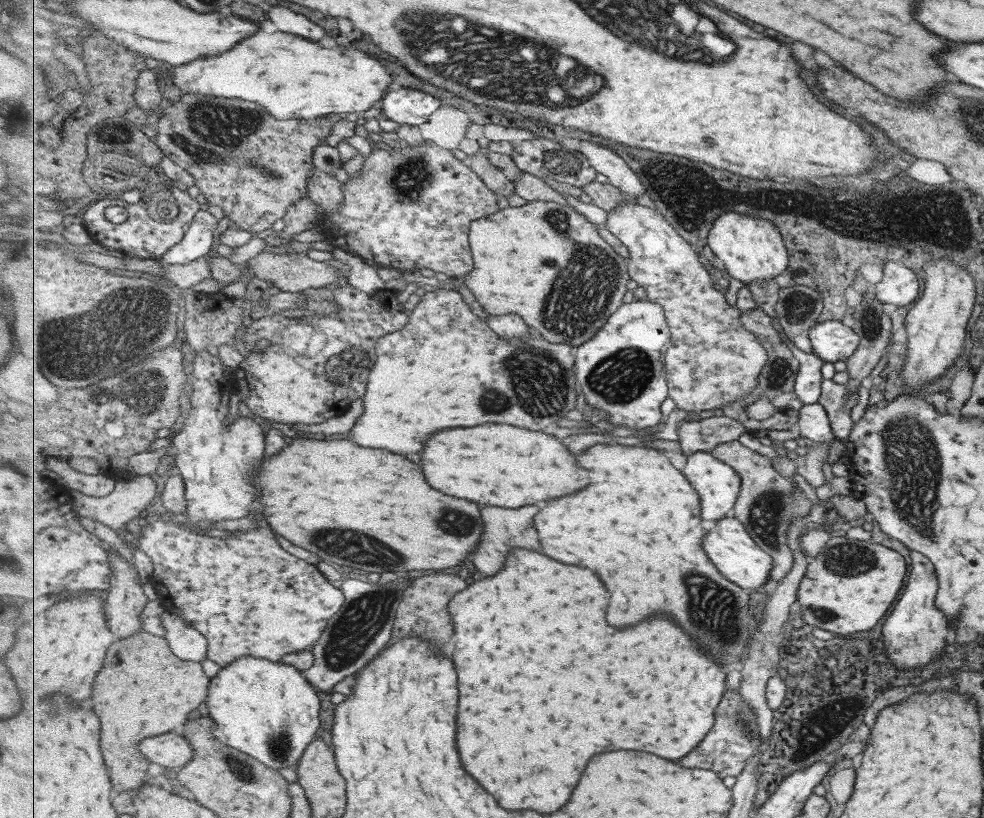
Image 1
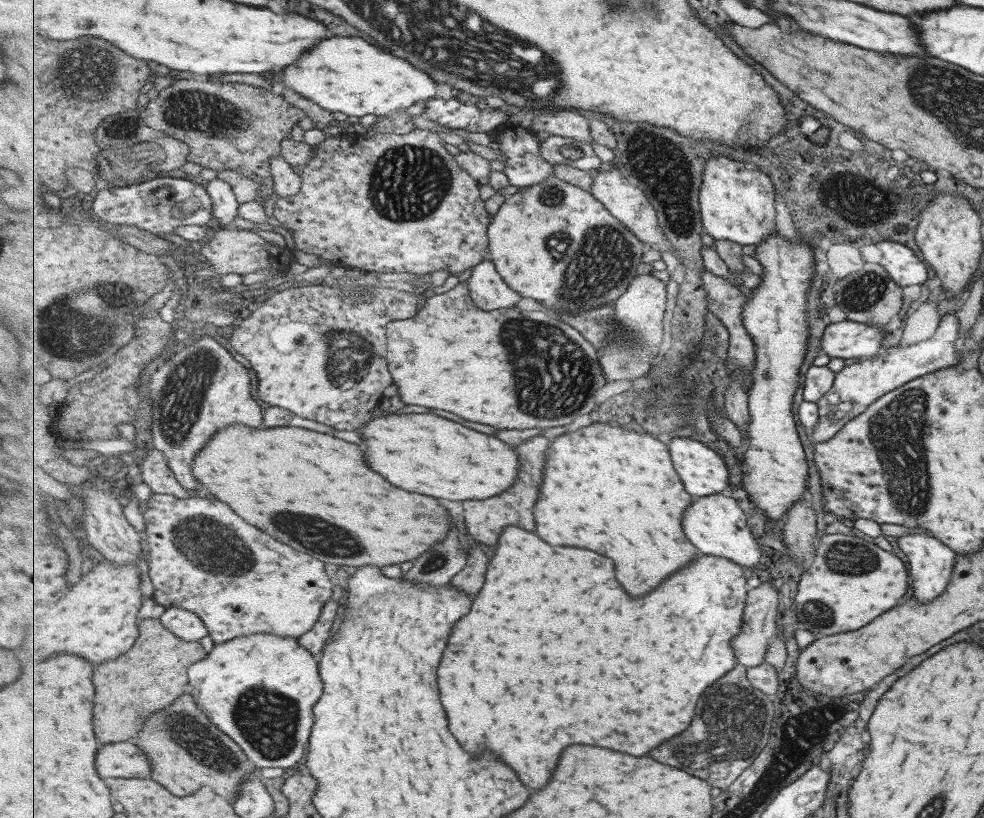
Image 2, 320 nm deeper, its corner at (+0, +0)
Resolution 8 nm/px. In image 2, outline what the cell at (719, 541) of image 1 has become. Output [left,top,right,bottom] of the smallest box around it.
[683,493,761,567]

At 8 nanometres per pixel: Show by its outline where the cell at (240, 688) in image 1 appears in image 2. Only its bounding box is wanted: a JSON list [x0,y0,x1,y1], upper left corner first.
[188,633,324,768]

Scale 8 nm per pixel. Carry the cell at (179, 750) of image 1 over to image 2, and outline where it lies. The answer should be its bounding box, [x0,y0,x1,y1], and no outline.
[99,742,152,778]

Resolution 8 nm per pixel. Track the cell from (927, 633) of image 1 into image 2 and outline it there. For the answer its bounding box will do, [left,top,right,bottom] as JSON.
[896,534,955,604]

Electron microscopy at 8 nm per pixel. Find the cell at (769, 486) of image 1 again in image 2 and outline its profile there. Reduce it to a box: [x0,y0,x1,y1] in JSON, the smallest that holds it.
[734,581,781,668]

